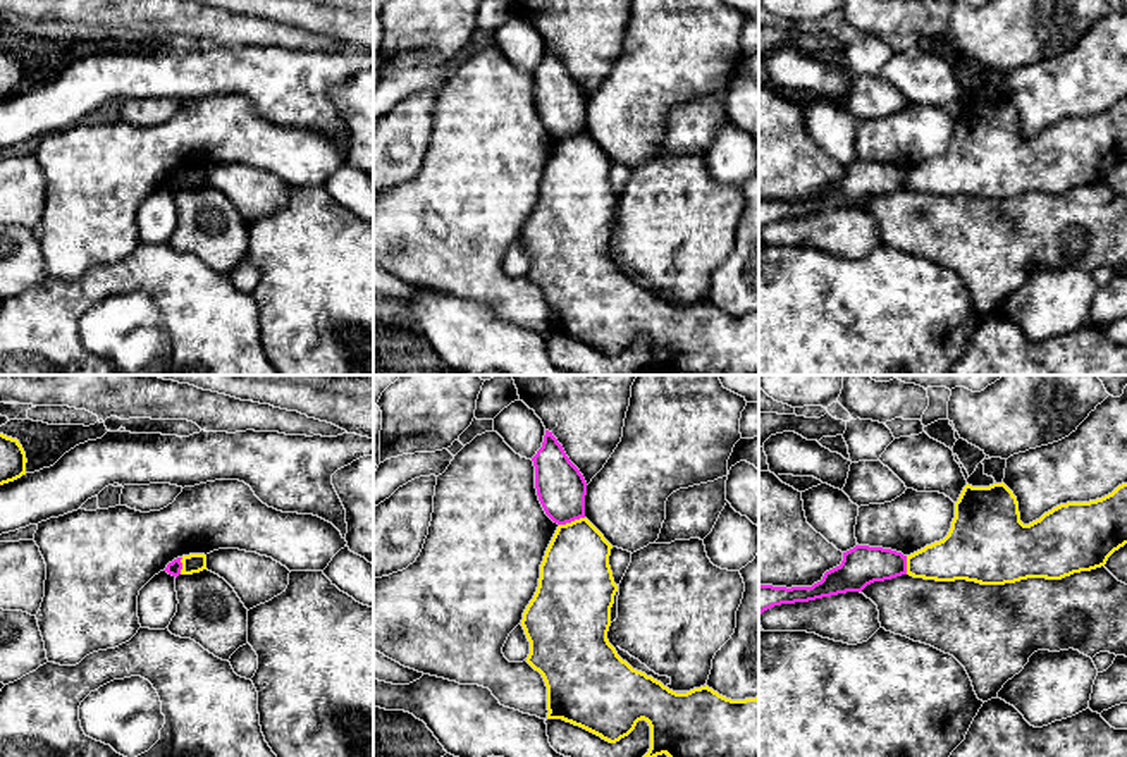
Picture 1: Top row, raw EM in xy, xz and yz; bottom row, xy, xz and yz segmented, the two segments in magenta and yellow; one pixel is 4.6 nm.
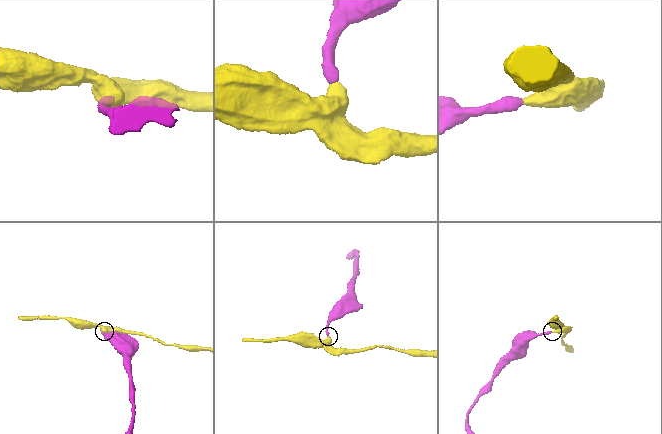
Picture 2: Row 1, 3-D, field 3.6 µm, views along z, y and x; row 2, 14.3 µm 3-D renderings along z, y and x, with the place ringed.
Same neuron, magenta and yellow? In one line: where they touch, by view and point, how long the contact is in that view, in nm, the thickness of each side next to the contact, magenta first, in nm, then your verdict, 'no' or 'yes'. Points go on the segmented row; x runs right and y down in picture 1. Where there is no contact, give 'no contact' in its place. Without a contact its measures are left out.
meets magenta in xz at (572, 520); contact 130 nm long; 240 nm thick on the magenta side, 320 nm on the other; no

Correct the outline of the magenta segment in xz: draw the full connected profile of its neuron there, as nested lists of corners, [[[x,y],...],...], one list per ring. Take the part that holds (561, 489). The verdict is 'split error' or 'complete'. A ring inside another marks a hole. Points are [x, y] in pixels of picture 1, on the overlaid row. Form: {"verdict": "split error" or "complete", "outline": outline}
{"verdict": "complete", "outline": [[[545,430],[542,447],[532,461],[537,495],[545,514],[557,525],[585,518],[587,482],[552,432]]]}

